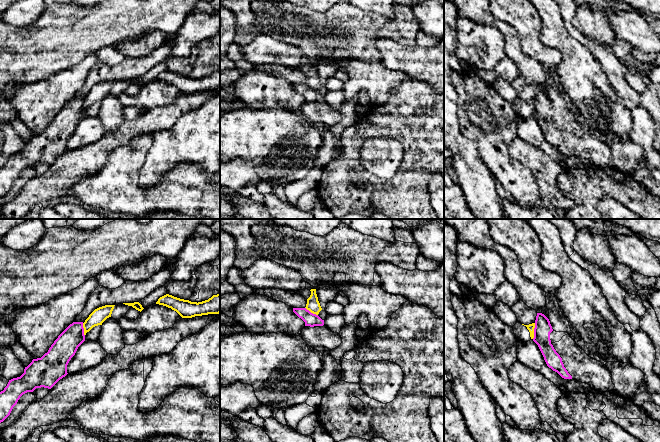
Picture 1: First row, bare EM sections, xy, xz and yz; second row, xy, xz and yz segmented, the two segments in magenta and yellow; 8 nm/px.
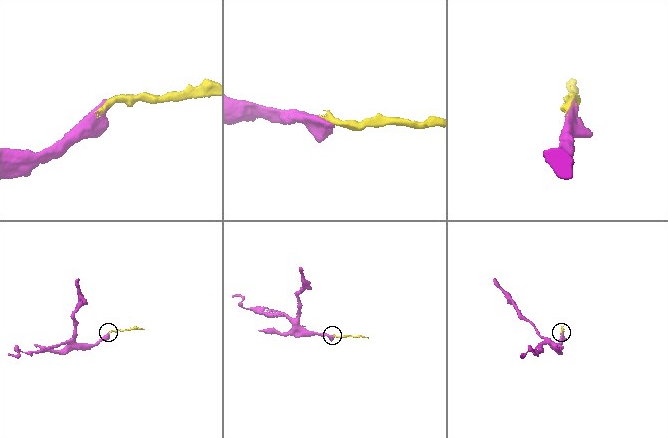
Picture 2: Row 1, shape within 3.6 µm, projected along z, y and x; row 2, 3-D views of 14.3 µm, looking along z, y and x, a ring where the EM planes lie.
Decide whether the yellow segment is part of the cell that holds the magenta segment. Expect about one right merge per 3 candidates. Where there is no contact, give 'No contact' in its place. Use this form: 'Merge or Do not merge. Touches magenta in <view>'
Do not merge. Touches magenta in yz

